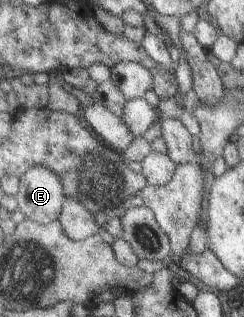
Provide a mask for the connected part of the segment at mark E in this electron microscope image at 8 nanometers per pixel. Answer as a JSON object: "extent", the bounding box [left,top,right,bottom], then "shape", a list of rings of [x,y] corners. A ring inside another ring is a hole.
{"extent":[17,164,63,224],"shape":[[[43,164],[33,165],[18,177],[17,207],[25,220],[46,224],[57,220],[63,203],[63,190],[56,173],[45,169]]]}

